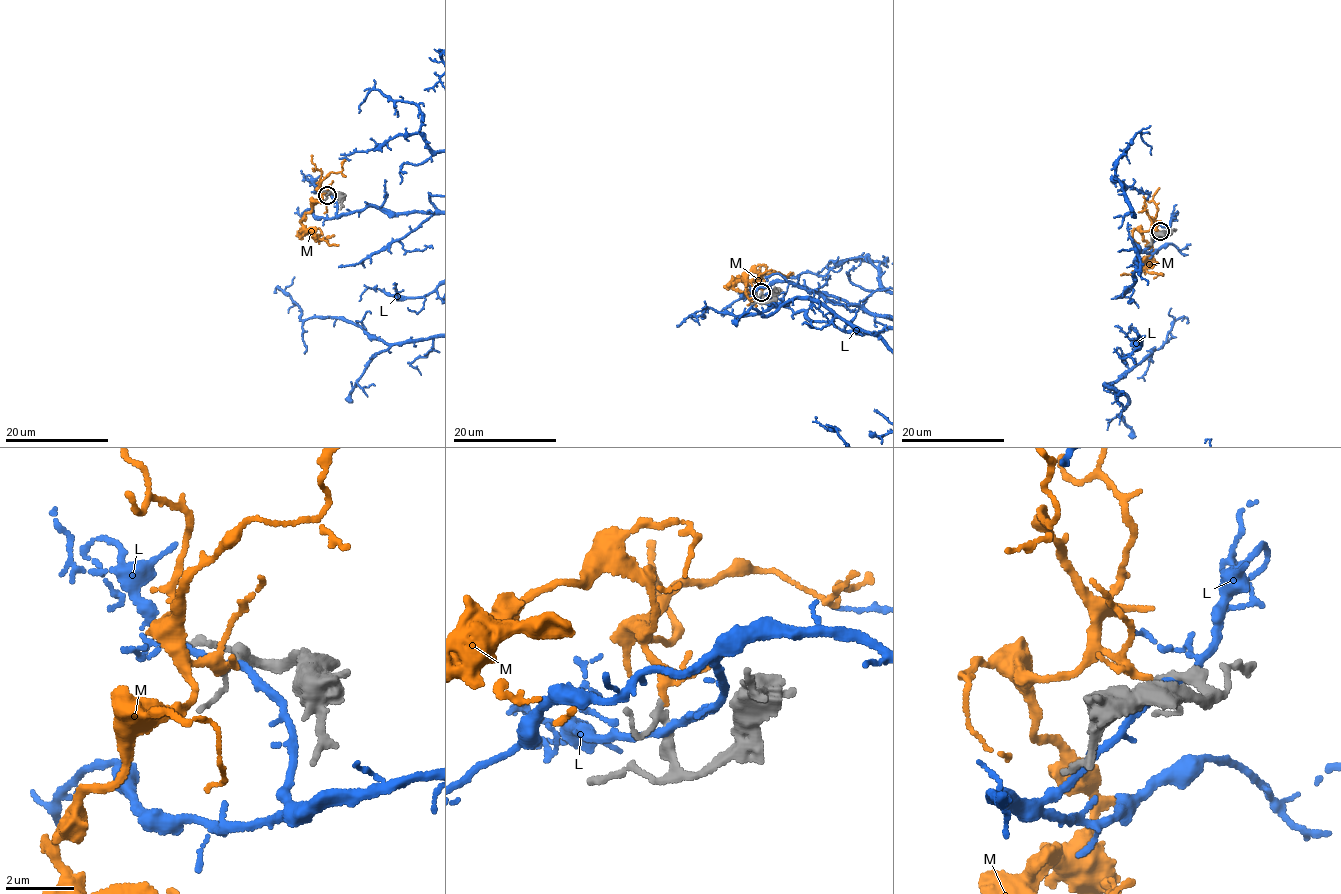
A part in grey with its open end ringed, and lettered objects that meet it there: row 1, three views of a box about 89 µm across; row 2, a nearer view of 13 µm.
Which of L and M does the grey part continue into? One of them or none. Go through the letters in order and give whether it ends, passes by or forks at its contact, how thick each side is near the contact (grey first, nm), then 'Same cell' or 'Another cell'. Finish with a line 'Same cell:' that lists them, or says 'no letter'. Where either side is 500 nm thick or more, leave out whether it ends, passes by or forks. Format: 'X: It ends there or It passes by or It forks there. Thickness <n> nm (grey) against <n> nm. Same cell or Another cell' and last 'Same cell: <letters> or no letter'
L: It passes by. Thickness 300 nm (grey) against 220 nm. Another cell
M: It passes by. Thickness 180 nm (grey) against 180 nm. Same cell
Same cell: M

